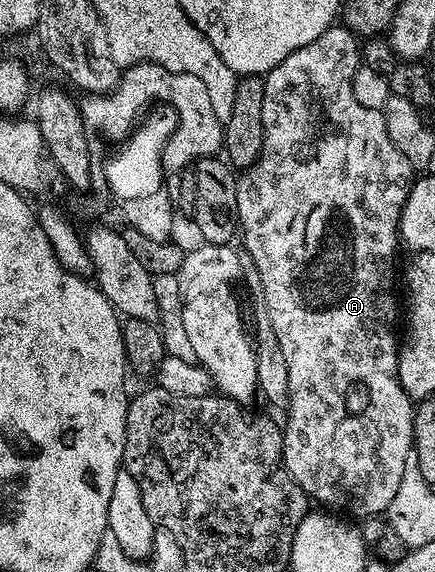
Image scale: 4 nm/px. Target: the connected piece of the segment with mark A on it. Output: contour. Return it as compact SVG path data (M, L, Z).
M334 23L315 43L291 51L283 63L279 63L264 74L265 94L263 95L263 123L265 138L261 158L244 170L237 179L237 223L240 240L245 240L245 249L253 260L255 275L263 283L263 299L267 315L271 317L271 327L279 347L283 350L283 359L287 359L287 383L289 384L289 426L286 424L281 439L281 460L285 472L293 476L293 481L305 492L306 498L318 501L318 506L328 507L333 511L354 513L360 519L376 518L391 507L395 491L399 491L399 482L403 480L403 471L407 459L414 452L413 414L414 398L408 397L397 378L397 350L399 333L393 330L397 321L397 297L393 294L393 264L399 257L399 234L401 231L401 212L409 194L409 186L415 177L413 166L403 159L399 147L391 143L387 135L387 123L382 110L363 107L353 94L353 80L363 58L359 52L358 38L346 29L344 24Z

